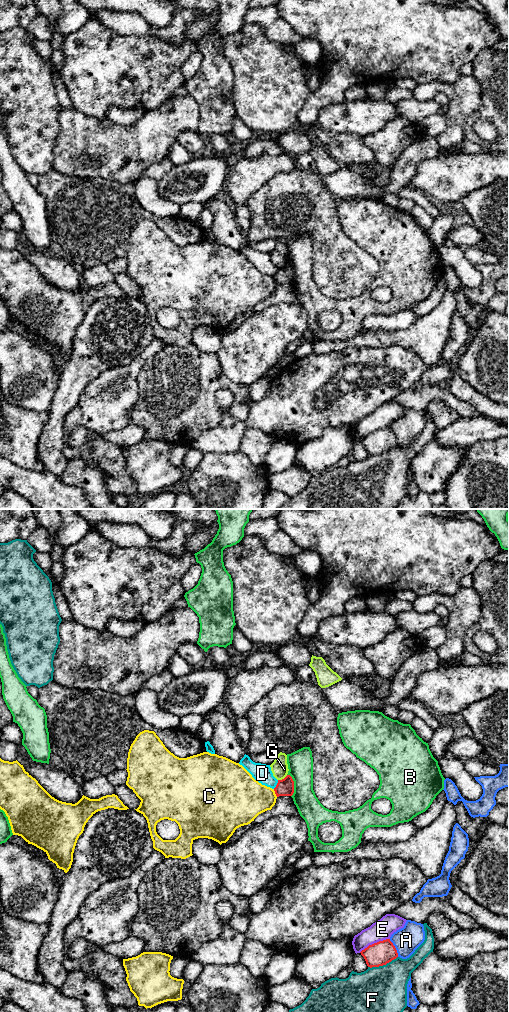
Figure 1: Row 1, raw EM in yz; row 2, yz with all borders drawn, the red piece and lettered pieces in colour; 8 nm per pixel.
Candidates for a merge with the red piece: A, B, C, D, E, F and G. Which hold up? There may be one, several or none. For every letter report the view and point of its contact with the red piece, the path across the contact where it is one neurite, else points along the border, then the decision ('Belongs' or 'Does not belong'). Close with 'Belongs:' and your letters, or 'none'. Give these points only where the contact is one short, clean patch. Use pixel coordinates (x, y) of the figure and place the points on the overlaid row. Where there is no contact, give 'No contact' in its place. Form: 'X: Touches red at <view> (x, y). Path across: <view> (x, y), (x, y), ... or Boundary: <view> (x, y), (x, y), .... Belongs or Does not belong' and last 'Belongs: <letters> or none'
A: Touches red at yz (395, 948). Does not belong
B: Touches red at yz (293, 785). Does not belong
C: Touches red at yz (275, 793). Does not belong
D: Touches red at yz (277, 784). Boundary: yz (278, 780), (273, 788). Does not belong
E: Touches red at yz (374, 943). Does not belong
F: Touches red at yz (382, 965). Does not belong
G: Touches red at yz (282, 779). Does not belong
Belongs: none

